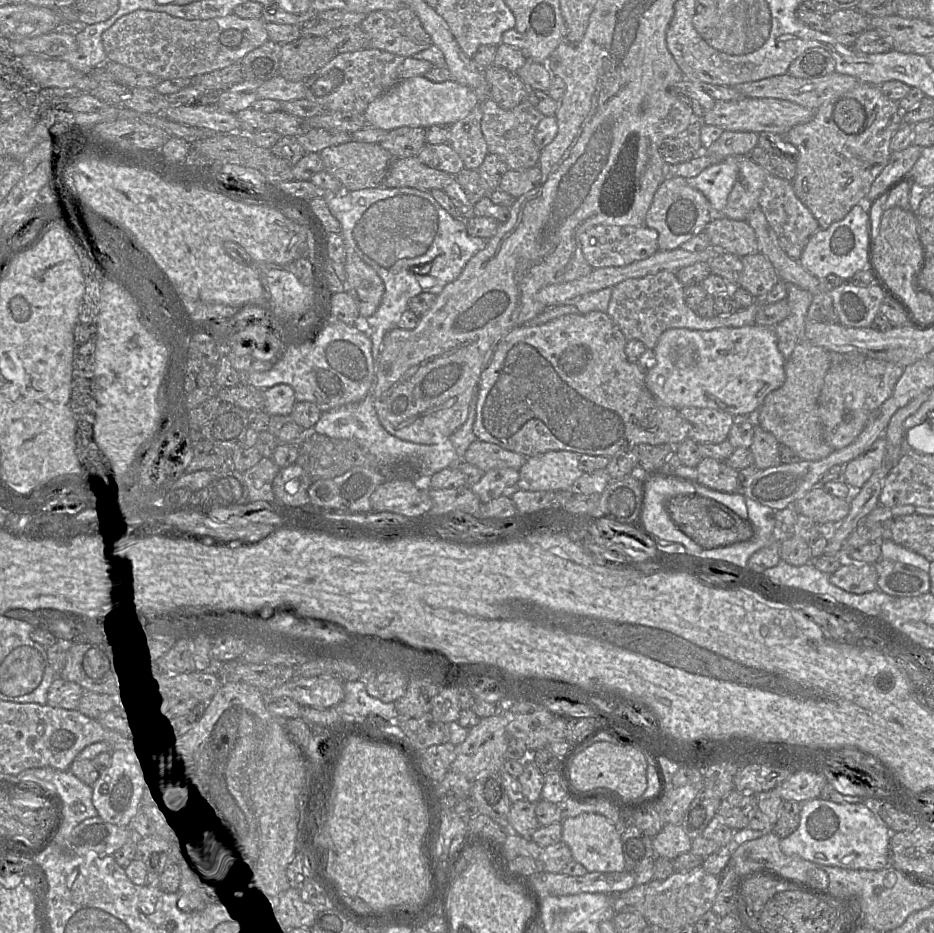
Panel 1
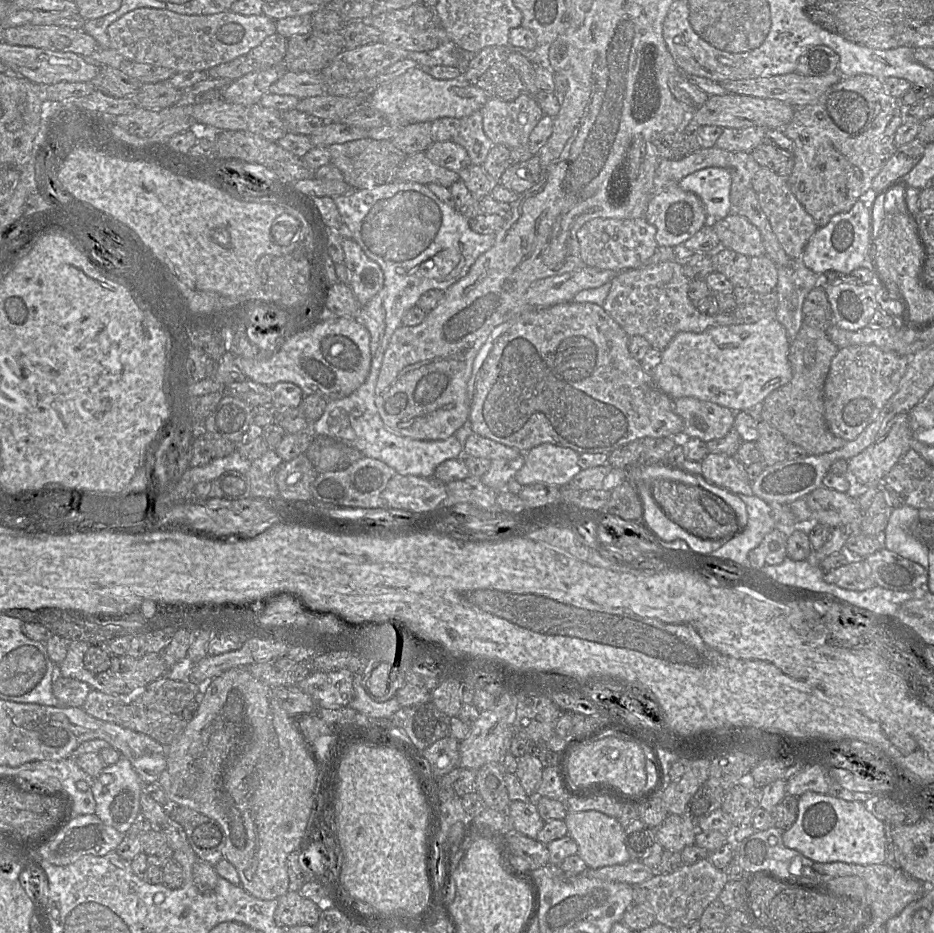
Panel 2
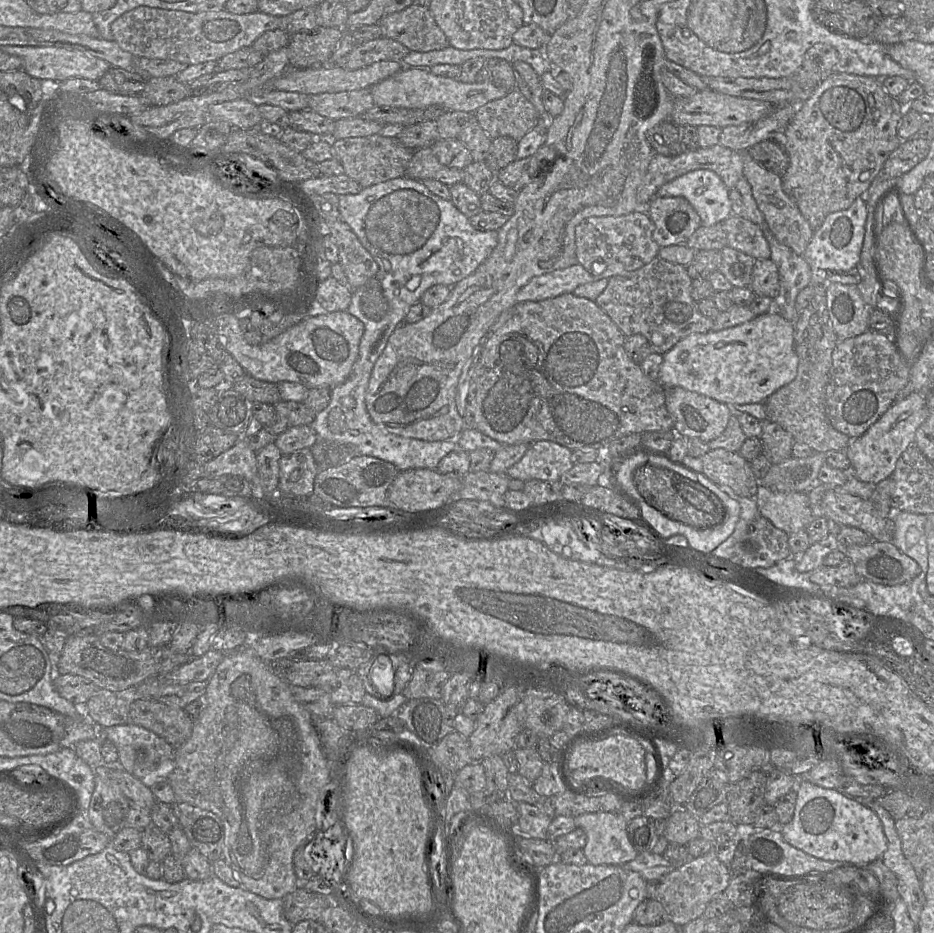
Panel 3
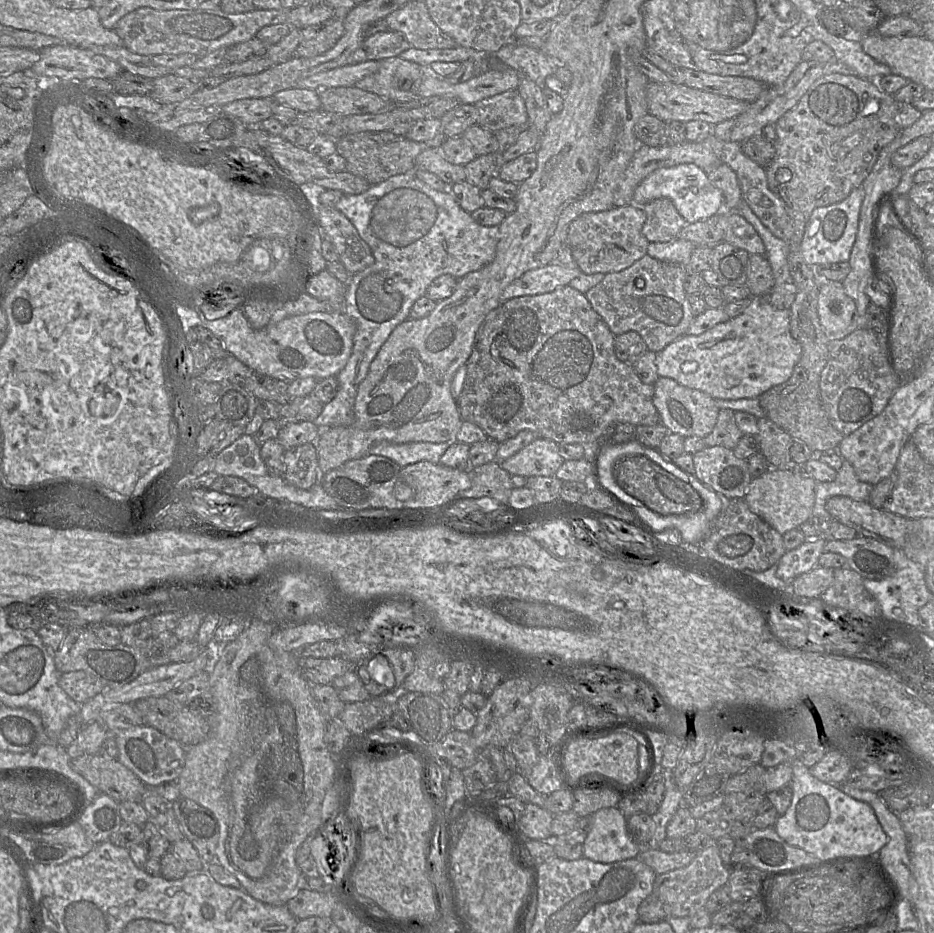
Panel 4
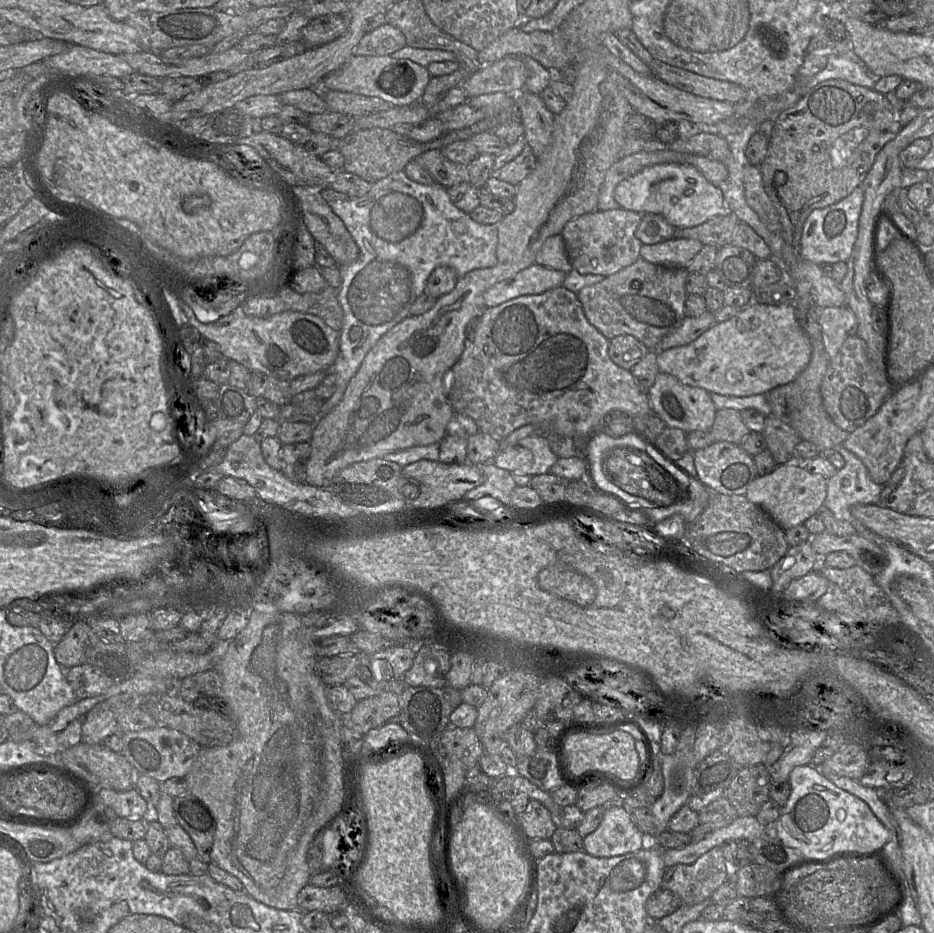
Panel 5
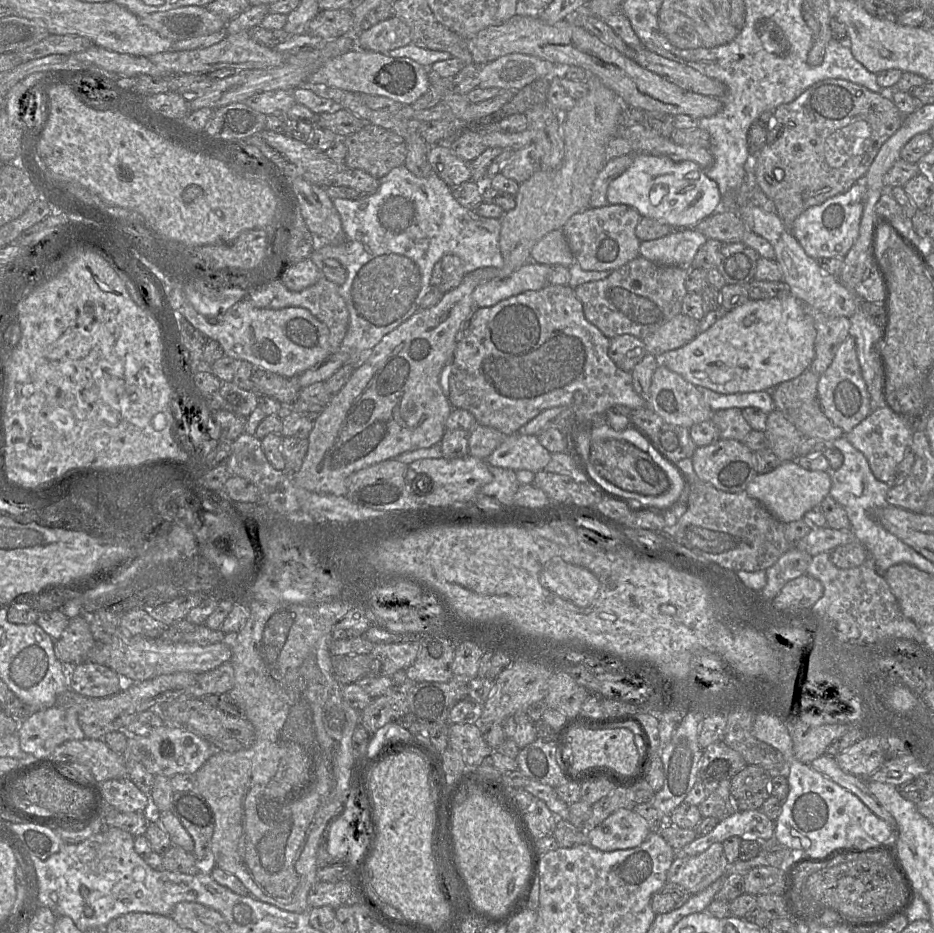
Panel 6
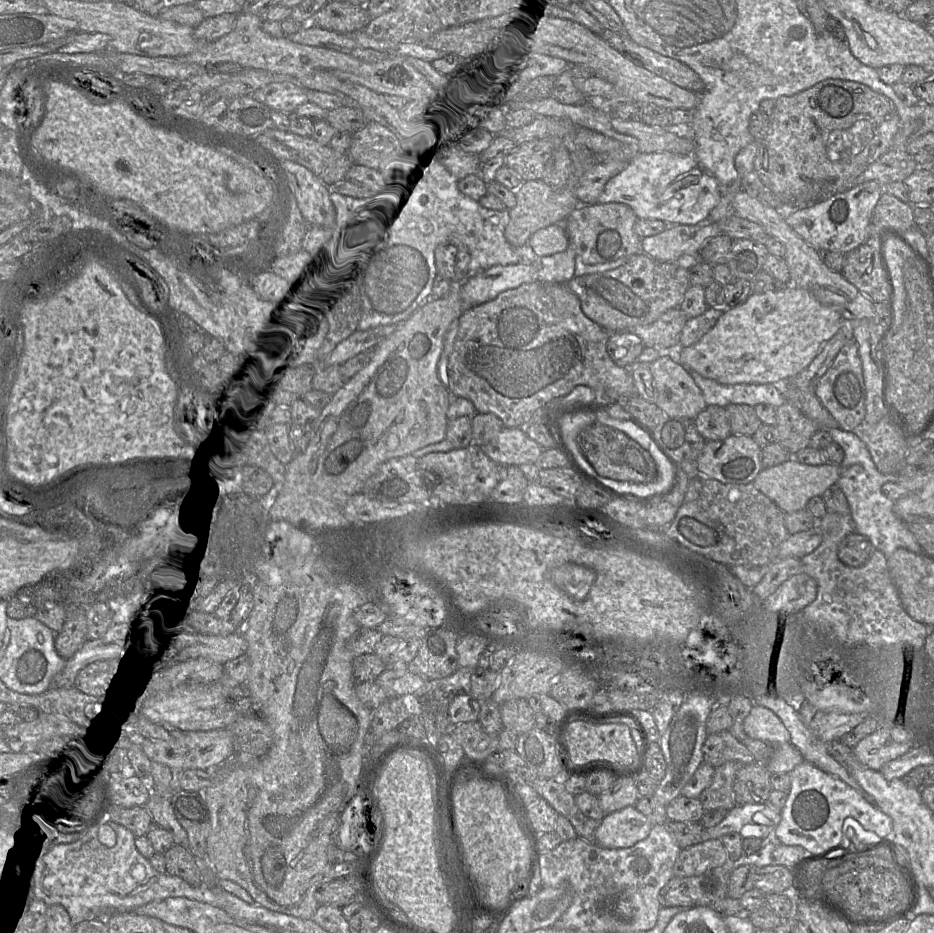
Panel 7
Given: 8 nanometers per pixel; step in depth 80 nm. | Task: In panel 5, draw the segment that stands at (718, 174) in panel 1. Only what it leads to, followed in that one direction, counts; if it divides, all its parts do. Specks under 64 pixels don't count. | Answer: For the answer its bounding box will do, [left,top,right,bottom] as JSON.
[614,164,727,228]

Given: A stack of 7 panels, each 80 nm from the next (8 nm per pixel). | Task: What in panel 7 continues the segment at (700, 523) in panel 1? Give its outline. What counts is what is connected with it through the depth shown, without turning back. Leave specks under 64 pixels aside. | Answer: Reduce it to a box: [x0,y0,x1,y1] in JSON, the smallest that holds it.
[578,422,657,483]

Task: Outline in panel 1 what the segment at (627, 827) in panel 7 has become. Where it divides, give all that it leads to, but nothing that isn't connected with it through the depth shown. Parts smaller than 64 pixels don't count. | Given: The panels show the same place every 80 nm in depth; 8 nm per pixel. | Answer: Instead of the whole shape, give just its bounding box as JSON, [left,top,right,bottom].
[562,812,625,872]

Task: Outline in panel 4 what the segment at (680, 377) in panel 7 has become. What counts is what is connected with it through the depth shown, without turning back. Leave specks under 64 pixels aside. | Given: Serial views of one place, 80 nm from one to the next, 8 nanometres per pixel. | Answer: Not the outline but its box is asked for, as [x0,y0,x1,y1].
[653,377,720,437]

